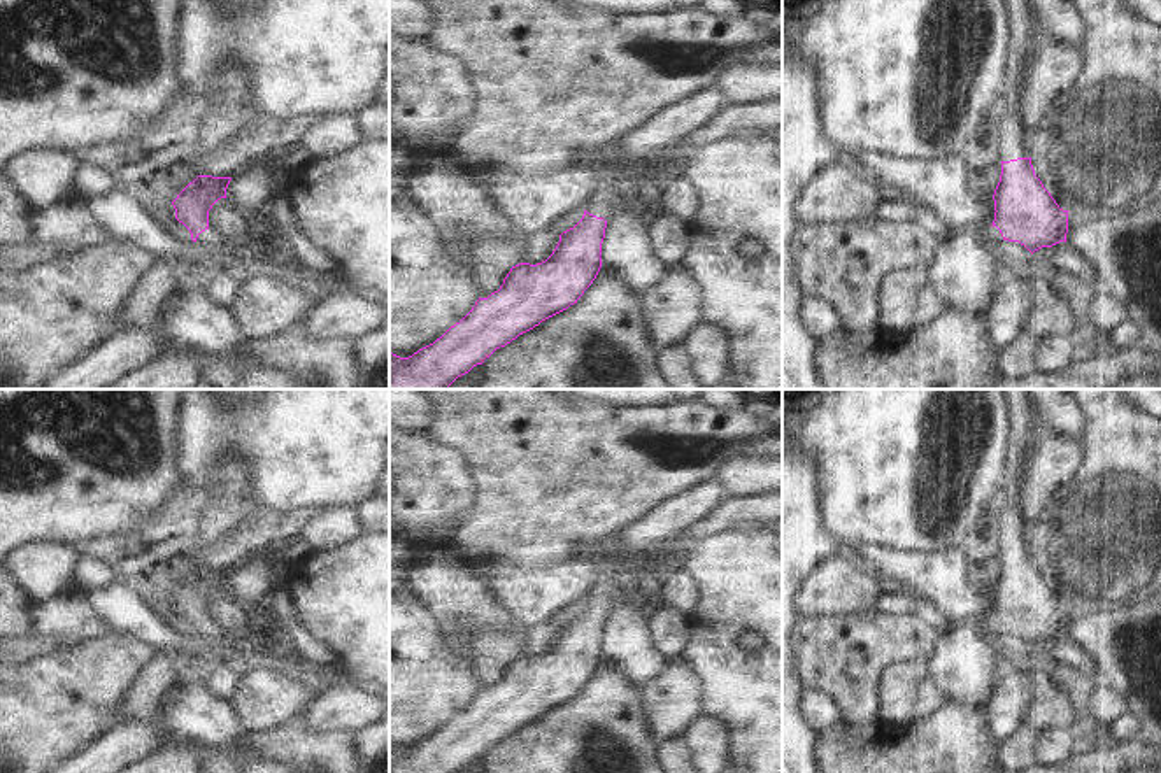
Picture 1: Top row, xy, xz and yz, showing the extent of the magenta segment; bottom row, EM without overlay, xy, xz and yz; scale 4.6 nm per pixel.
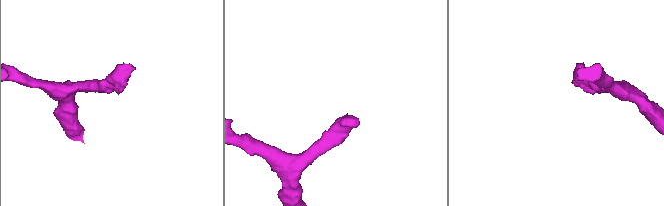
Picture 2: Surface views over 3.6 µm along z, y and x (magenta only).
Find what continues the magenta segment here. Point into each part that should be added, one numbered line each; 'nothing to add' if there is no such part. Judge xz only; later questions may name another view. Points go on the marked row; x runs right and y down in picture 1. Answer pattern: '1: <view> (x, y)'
1: xz (602, 204)

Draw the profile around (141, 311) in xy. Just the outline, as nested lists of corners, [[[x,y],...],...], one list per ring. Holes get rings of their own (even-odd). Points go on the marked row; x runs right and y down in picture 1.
[[[154,259],[151,268],[140,277],[135,291],[126,298],[119,314],[121,330],[147,330],[154,328],[161,305],[181,284],[181,273],[175,266]]]

